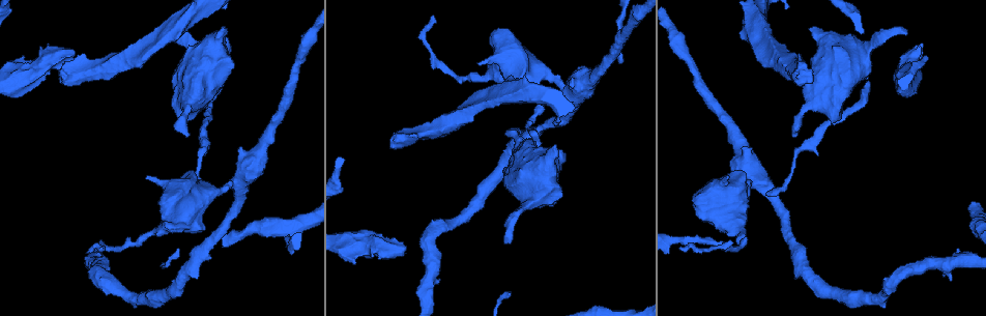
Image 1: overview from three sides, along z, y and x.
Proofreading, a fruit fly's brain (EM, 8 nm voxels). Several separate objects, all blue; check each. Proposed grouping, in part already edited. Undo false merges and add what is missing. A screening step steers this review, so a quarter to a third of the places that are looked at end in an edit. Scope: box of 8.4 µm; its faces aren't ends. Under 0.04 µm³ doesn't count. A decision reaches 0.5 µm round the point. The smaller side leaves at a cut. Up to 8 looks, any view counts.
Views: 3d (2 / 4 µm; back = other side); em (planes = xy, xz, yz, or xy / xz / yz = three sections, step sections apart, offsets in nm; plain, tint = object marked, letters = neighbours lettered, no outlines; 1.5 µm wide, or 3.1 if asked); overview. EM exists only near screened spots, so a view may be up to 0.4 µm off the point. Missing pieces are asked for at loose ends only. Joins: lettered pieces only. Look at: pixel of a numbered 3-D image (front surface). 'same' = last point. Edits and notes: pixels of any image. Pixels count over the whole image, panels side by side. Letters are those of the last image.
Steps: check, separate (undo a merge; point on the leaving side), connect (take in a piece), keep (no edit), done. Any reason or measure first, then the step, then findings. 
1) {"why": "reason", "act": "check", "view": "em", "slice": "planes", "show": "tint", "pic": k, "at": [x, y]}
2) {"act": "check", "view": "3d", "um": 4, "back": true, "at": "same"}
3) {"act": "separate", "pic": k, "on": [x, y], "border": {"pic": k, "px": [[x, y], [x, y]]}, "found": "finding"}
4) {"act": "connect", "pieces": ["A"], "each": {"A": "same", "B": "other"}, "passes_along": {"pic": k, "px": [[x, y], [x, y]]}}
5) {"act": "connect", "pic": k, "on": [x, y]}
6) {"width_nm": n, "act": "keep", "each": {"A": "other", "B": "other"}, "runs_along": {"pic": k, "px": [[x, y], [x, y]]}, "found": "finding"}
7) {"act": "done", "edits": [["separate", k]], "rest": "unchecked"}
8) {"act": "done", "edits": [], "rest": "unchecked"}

{"why": "free end", "act": "check", "view": "em", "slice": "planes", "show": "letters", "pic": 1, "at": [680, 249]}

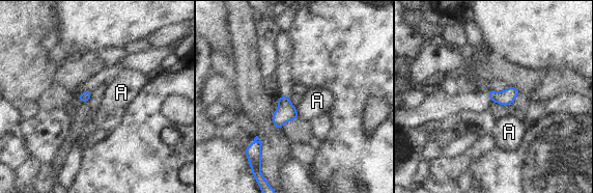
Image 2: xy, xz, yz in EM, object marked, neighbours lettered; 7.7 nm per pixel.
{"longest_contact_nm": ["A", 80], "act": "keep", "each": {"A": "other"}, "found": "none of them fits"}

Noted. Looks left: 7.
{"why": "an open end", "act": "check", "view": "em", "slice": "yz", "step": 8, "show": "letters", "pic": 1, "at": [505, 240]}

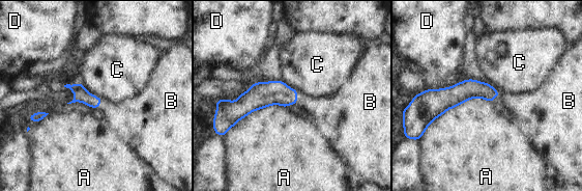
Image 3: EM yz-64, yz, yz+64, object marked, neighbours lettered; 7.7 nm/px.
{"act": "check", "view": "em", "slice": "planes", "show": "letters", "at": "same"}

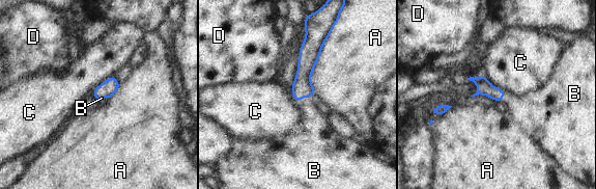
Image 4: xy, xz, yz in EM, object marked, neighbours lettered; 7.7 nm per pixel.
{"width_nm": 110, "act": "connect", "pieces": ["B"], "each": {"A": "other", "B": "same", "C": "other", "D": "other"}, "passes_along": {"pic": 4, "px": [[302, 87], [306, 97], [315, 127]]}, "found": "the neuron continues"}

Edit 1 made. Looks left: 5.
{"act": "check", "view": "overview"}

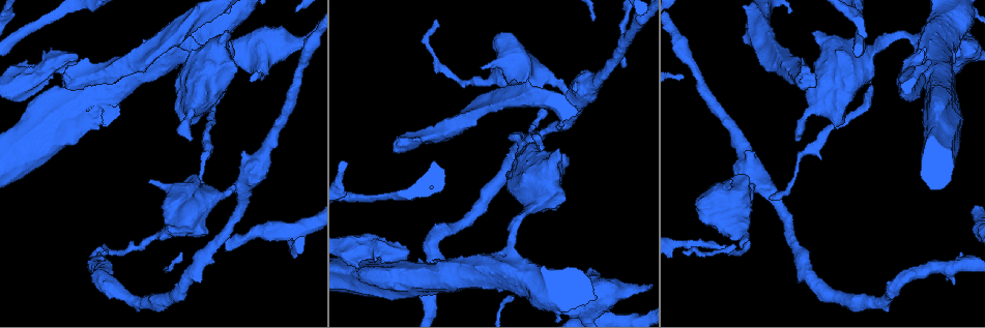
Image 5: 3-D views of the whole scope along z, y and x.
{"why": "stops while still wide", "act": "check", "view": "3d", "um": 2, "pic": 5, "at": [393, 151]}

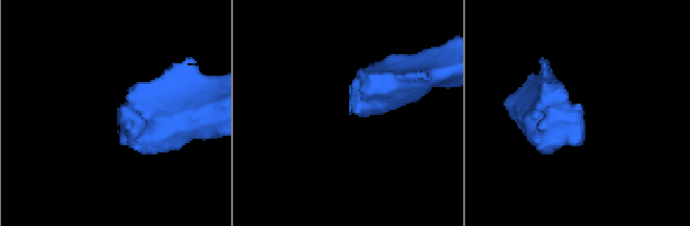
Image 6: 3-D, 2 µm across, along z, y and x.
{"act": "check", "view": "em", "slice": "planes", "show": "letters", "pic": 6, "at": [124, 106]}

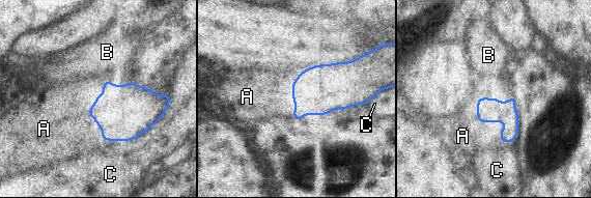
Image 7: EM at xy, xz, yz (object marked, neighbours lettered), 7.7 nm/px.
{"longest_contact_nm": ["C", 600], "act": "connect", "pieces": ["A"], "each": {"A": "same", "B": "other", "C": "other"}, "passes_along": {"pic": 7, "px": [[488, 110], [504, 123], [474, 133]]}, "found": "it goes on there"}

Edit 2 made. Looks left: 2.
{"act": "done", "edits": [["connect", 4], ["connect", 7]], "rest": "unchecked"}

